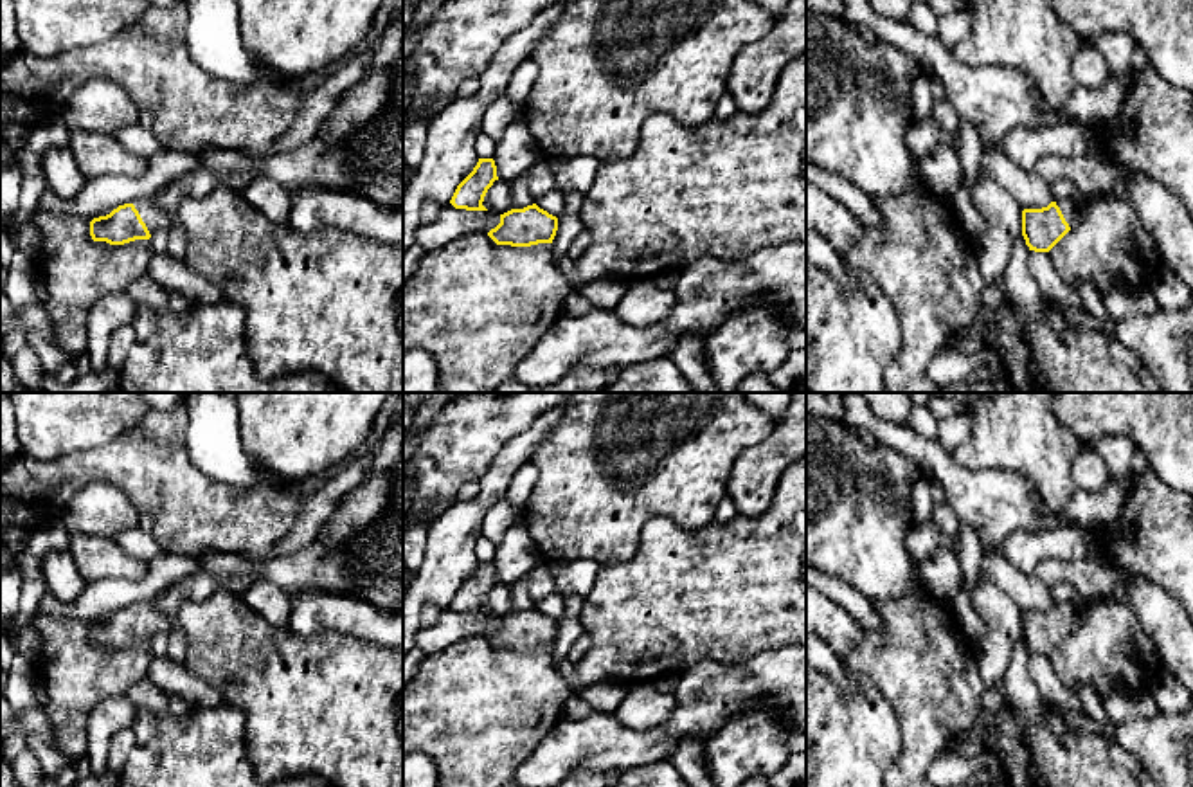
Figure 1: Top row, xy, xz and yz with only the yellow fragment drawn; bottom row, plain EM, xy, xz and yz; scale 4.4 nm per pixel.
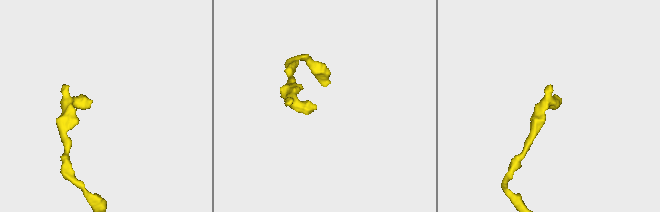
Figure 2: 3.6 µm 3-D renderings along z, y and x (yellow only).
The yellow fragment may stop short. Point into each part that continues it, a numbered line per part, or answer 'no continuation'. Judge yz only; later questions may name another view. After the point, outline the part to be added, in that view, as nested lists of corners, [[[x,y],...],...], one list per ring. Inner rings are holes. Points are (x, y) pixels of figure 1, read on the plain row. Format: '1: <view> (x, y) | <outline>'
1: yz (1073, 613) | [[[1078,596],[1074,602],[1069,603],[1056,602],[1054,605],[1060,611],[1065,625],[1072,632],[1083,623],[1089,602]]]

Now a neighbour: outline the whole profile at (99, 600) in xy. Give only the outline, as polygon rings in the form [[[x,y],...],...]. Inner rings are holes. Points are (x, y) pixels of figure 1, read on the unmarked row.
[[[162,551],[149,562],[148,576],[140,582],[103,578],[88,583],[74,602],[61,602],[58,598],[45,596],[38,612],[85,621],[106,620],[119,609],[151,600],[160,589],[194,574],[196,571],[202,571],[196,556]]]

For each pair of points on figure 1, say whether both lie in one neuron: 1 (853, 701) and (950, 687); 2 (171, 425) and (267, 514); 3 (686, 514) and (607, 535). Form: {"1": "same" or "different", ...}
{"1": "different", "2": "same", "3": "same"}

